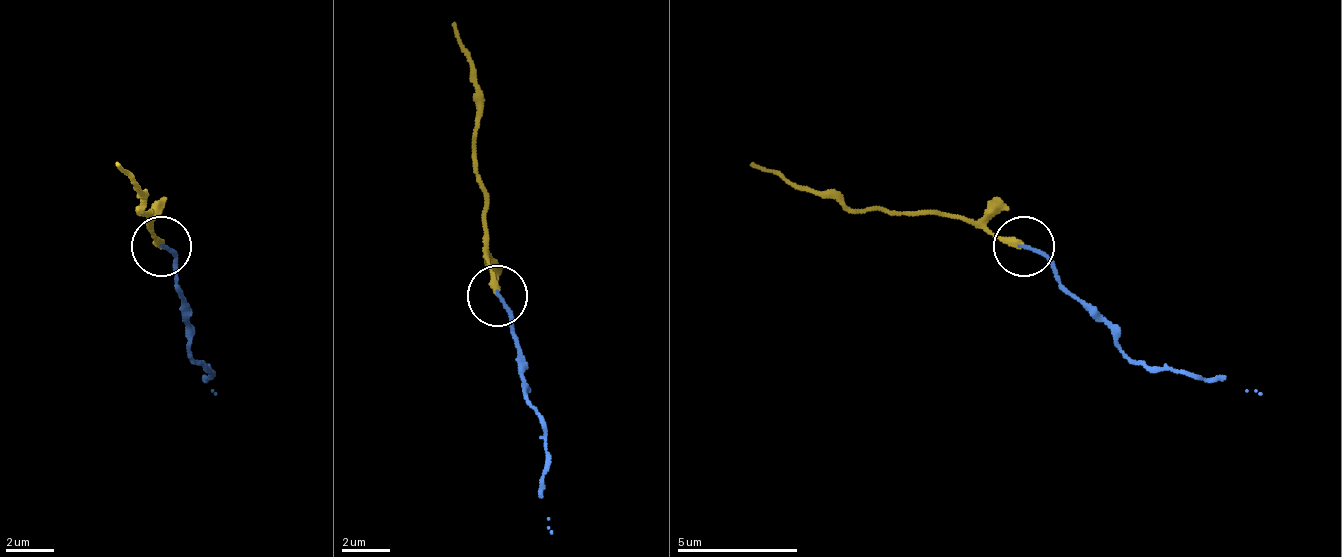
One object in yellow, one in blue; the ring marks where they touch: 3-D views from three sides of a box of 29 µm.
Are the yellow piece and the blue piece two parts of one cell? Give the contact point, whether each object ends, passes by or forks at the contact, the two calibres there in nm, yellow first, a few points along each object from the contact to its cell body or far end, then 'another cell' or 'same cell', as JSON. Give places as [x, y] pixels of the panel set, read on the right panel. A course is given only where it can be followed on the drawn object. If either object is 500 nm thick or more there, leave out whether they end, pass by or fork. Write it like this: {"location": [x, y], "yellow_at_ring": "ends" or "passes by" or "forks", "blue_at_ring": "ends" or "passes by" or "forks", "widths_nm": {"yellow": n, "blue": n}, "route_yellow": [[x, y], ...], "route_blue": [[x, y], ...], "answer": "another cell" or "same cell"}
{"location": [1024, 246], "yellow_at_ring": "ends", "blue_at_ring": "ends", "widths_nm": {"yellow": 280, "blue": 140}, "route_yellow": [[1022, 244], [950, 214], [847, 208], [793, 190], [751, 160]], "route_blue": [[1022, 244], [1040, 256], [1130, 359], [1161, 371], [1227, 377], [1263, 395]], "answer": "another cell"}

